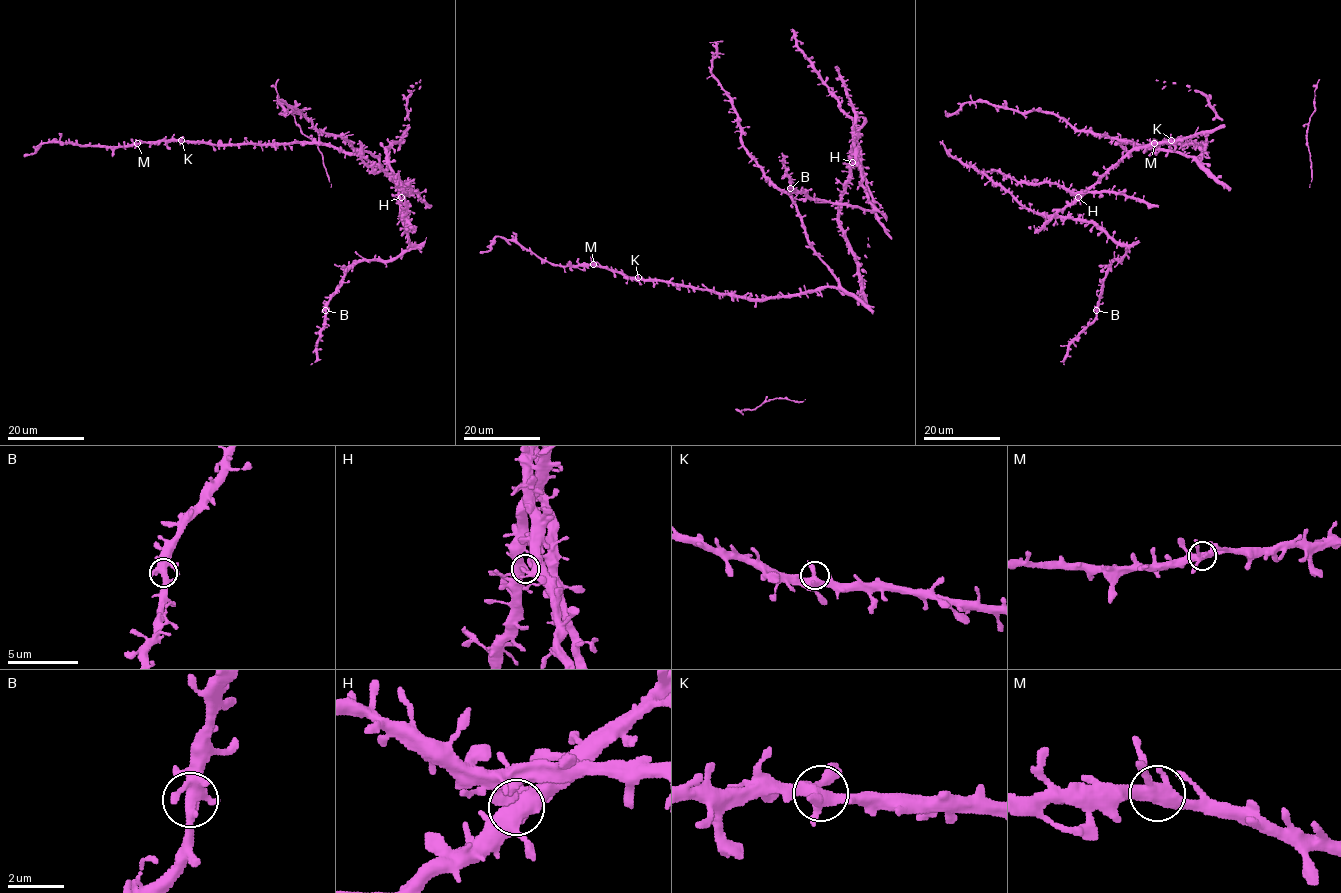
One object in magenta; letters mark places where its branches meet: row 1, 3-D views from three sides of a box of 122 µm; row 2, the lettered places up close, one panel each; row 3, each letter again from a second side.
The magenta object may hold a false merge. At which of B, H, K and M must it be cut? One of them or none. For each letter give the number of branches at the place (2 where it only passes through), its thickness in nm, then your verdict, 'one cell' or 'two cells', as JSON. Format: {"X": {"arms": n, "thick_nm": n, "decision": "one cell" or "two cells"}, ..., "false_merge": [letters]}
{"B": {"arms": 5, "thick_nm": 400, "decision": "one cell"}, "H": {"arms": 5, "thick_nm": 440, "decision": "one cell"}, "K": {"arms": 5, "thick_nm": 400, "decision": "one cell"}, "M": {"arms": 5, "thick_nm": 420, "decision": "one cell"}, "false_merge": []}

